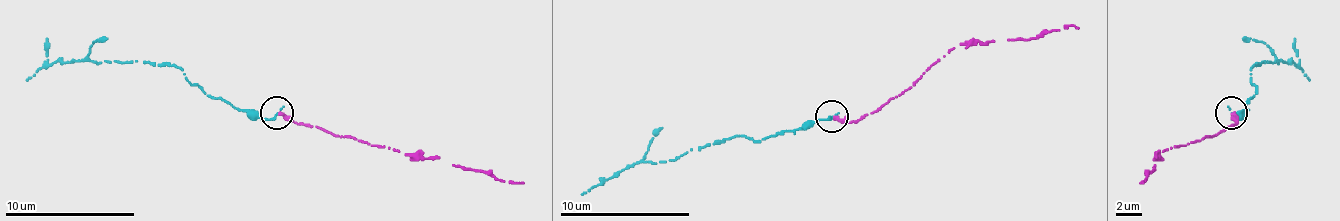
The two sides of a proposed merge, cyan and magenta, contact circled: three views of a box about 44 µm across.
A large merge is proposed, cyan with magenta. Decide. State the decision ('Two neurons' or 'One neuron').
One neuron

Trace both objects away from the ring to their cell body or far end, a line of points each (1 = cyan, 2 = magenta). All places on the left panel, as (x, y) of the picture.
1: (276, 112), (273, 118), (260, 118), (208, 96), (178, 66), (136, 60), (58, 60), (25, 79)
2: (279, 112), (299, 125), (325, 128), (396, 151), (438, 157), (484, 170), (500, 180), (523, 183)

